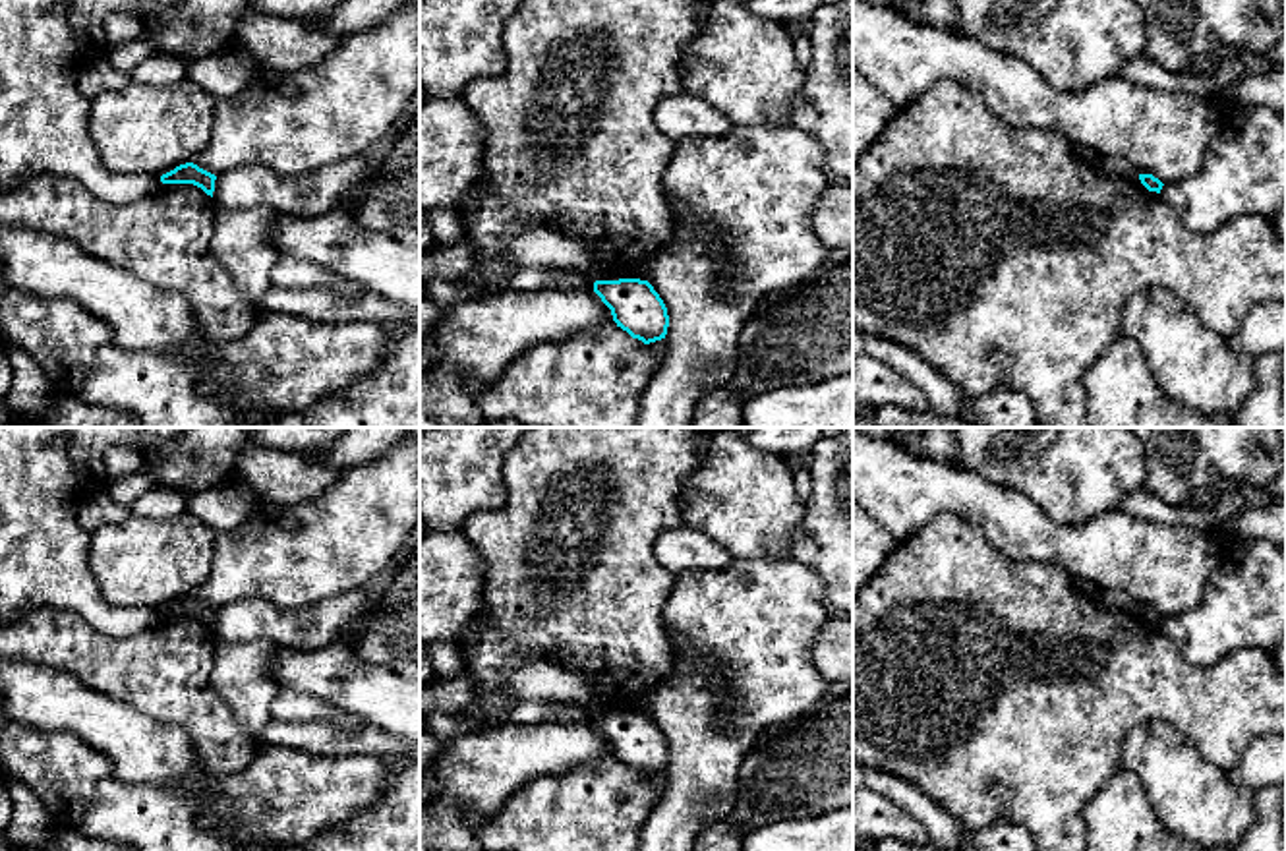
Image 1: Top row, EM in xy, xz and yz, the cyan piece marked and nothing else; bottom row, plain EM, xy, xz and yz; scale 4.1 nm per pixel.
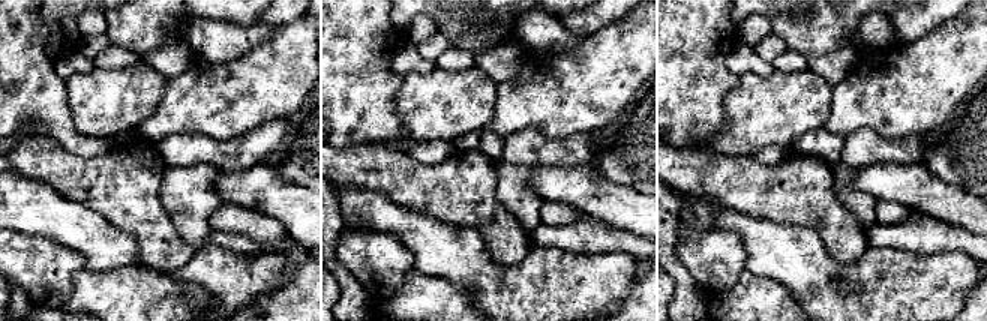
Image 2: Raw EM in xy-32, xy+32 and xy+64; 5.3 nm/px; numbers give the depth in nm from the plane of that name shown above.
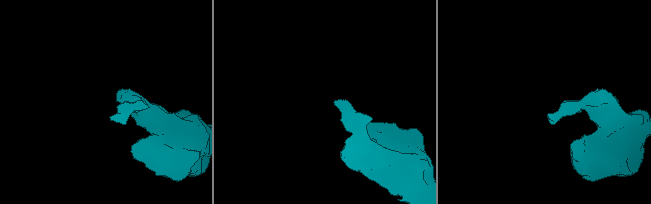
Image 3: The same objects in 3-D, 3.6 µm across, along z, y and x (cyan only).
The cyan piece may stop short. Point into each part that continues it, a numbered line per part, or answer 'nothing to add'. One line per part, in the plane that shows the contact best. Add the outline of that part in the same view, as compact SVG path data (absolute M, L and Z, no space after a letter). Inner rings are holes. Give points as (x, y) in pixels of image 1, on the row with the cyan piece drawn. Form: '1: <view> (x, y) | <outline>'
nothing to add

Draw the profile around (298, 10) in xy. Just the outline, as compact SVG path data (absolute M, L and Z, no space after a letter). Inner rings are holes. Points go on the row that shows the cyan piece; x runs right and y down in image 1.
M248 0L248 8L300 23L325 23L344 0Z

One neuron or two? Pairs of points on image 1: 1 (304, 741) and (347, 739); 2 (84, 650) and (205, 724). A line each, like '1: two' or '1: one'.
1: one
2: one

